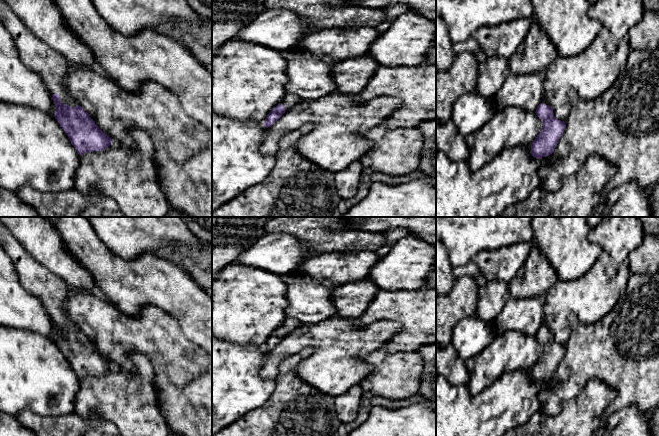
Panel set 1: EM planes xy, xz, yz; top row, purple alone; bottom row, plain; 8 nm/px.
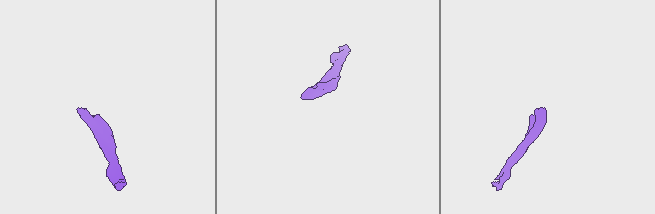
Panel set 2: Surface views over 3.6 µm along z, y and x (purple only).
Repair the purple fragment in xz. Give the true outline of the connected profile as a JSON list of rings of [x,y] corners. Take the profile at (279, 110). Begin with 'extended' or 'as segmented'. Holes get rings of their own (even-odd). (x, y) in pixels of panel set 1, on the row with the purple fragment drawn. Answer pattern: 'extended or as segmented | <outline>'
extended | [[[286,94],[282,102],[269,112],[263,123],[264,126],[266,128],[271,127],[286,111],[298,105],[302,101],[303,99],[297,95]]]

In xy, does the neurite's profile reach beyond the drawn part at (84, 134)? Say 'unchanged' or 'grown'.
grown

